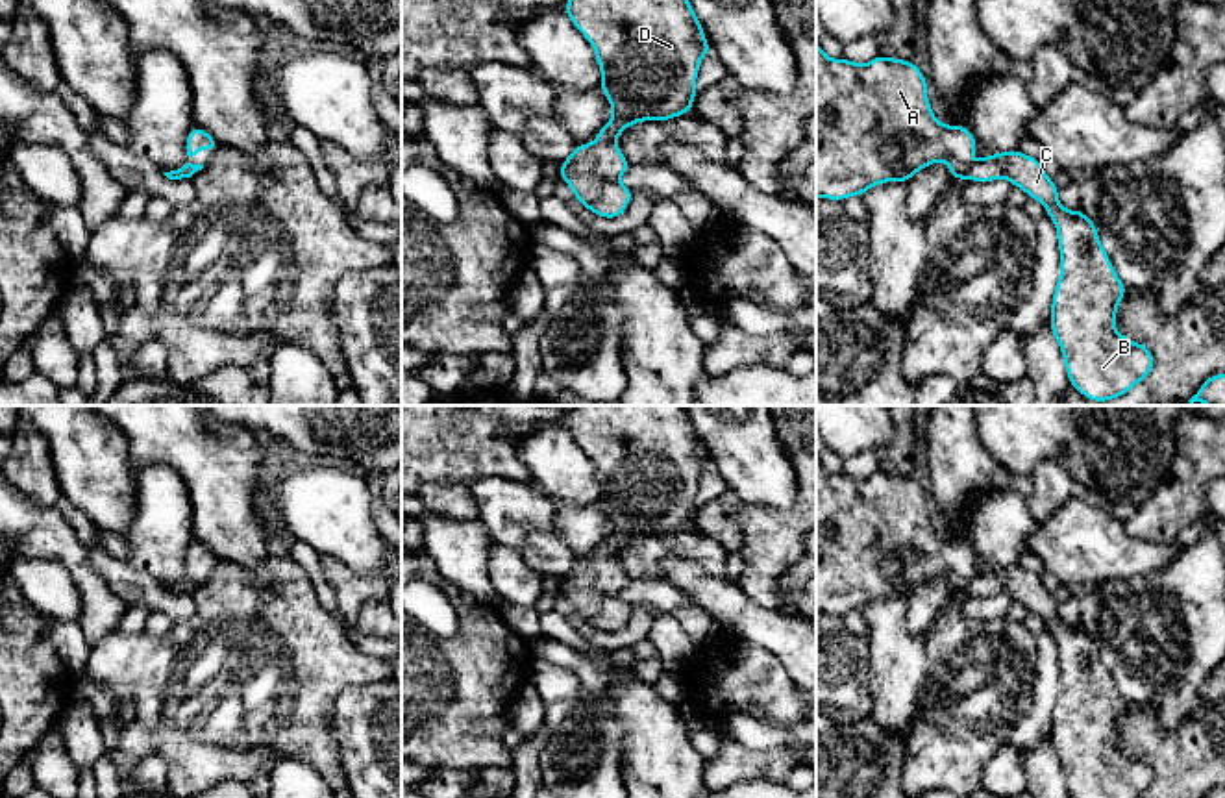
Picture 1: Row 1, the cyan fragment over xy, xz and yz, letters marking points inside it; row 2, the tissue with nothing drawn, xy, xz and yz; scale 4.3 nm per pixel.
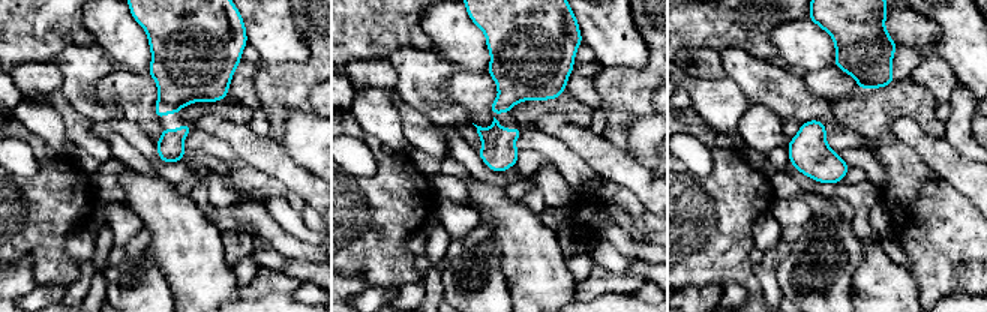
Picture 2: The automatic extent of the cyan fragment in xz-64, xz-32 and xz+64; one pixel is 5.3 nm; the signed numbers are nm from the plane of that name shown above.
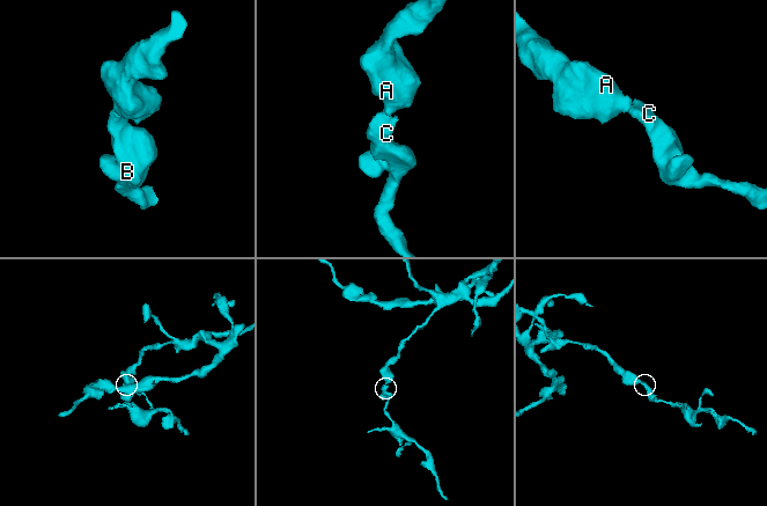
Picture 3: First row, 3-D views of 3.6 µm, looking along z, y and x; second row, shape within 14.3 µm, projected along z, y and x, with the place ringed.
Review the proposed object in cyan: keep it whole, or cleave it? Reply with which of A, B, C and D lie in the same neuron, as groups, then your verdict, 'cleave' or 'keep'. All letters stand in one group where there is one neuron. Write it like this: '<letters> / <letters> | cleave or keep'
A B C D | keep

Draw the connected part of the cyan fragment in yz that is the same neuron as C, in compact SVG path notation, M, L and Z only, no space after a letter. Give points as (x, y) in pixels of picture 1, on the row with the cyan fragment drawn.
M816 43L816 198L844 200L862 196L868 189L886 181L905 181L922 168L946 161L953 180L968 178L986 183L997 178L1007 178L1012 187L1025 191L1029 198L1040 200L1046 206L1046 215L1053 218L1060 250L1060 278L1057 281L1051 302L1051 331L1060 346L1070 385L1084 398L1108 402L1129 393L1136 383L1145 380L1153 370L1151 348L1127 339L1116 331L1116 311L1125 296L1127 287L1114 272L1112 261L1099 243L1097 226L1081 211L1070 211L1058 202L1058 189L1044 172L1040 159L1008 150L984 156L975 163L968 163L975 156L977 141L966 126L949 126L938 122L929 98L927 81L922 70L905 59L877 56L870 63L853 63L849 59L831 59Z

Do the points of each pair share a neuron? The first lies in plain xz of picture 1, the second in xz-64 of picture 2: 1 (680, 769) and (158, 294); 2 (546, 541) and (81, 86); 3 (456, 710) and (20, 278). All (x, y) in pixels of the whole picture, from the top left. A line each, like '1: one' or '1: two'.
1: two
2: one
3: two

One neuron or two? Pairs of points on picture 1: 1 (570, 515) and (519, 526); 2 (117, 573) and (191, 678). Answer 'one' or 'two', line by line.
1: two
2: two

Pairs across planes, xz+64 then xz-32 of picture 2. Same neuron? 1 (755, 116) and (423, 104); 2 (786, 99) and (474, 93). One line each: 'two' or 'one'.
1: two
2: two

